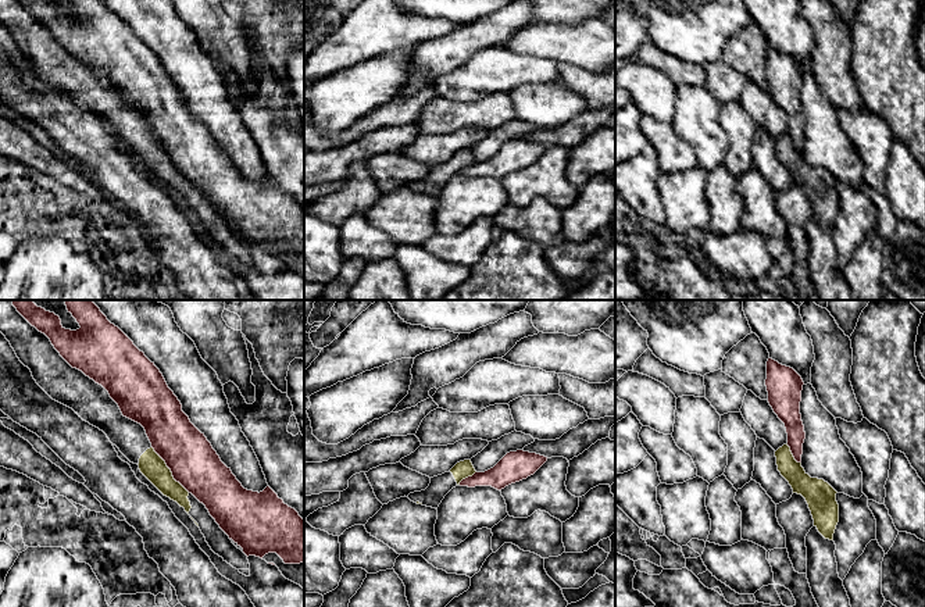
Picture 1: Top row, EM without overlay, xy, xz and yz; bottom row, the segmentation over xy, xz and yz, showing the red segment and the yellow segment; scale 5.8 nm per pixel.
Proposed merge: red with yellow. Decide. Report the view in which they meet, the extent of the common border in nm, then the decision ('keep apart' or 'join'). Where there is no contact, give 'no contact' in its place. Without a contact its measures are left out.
xy | 340 nm | keep apart

